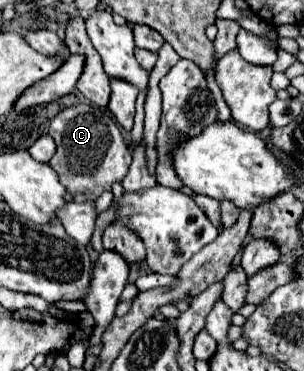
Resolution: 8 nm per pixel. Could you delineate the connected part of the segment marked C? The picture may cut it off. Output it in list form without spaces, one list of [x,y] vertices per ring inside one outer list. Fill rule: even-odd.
[[[72,105],[60,111],[50,123],[50,135],[58,147],[56,155],[50,159],[50,167],[60,175],[70,201],[94,201],[128,173],[132,151],[128,149],[116,119],[106,113],[106,109],[94,105]]]

